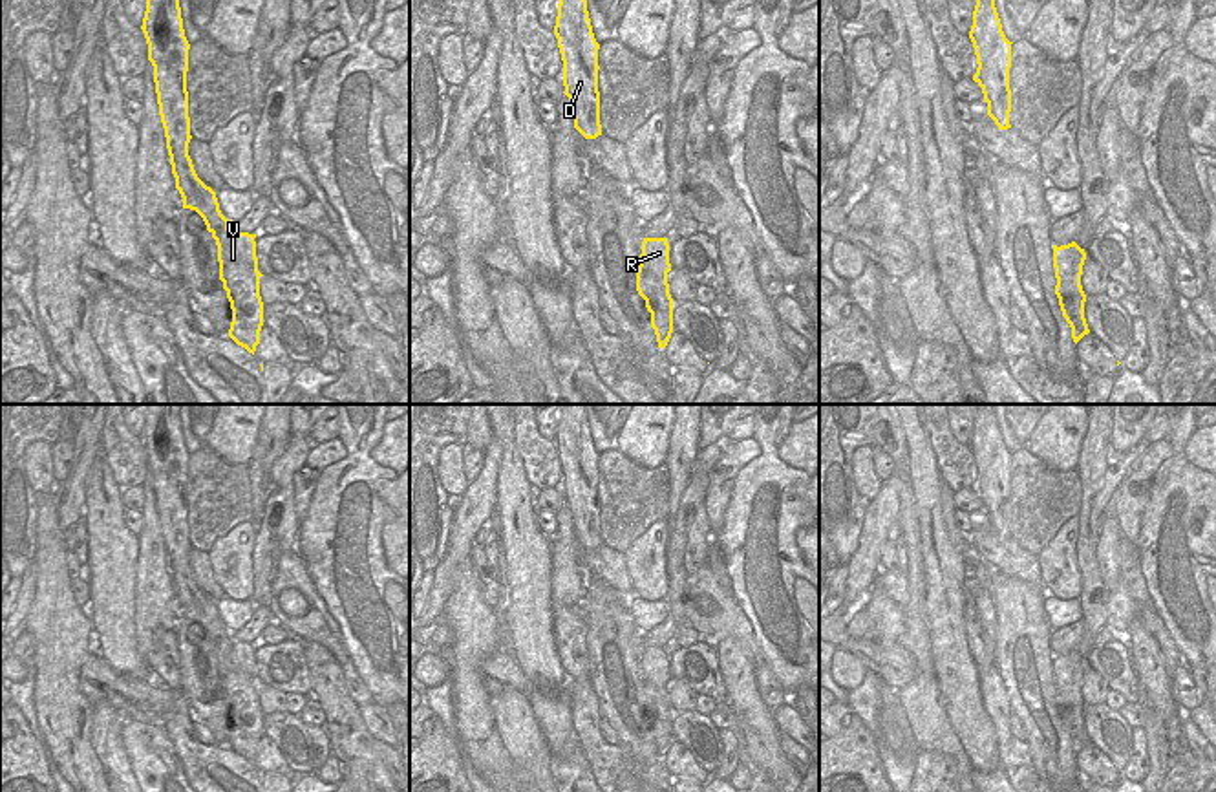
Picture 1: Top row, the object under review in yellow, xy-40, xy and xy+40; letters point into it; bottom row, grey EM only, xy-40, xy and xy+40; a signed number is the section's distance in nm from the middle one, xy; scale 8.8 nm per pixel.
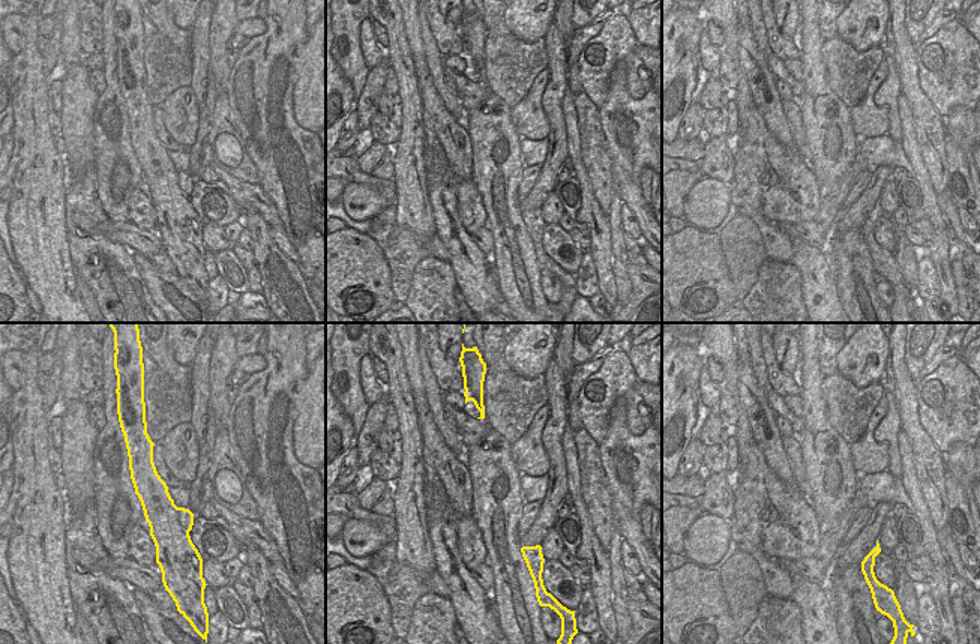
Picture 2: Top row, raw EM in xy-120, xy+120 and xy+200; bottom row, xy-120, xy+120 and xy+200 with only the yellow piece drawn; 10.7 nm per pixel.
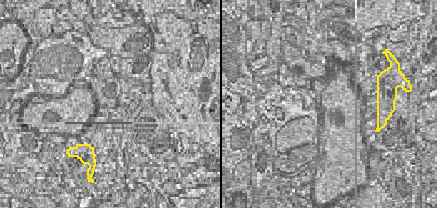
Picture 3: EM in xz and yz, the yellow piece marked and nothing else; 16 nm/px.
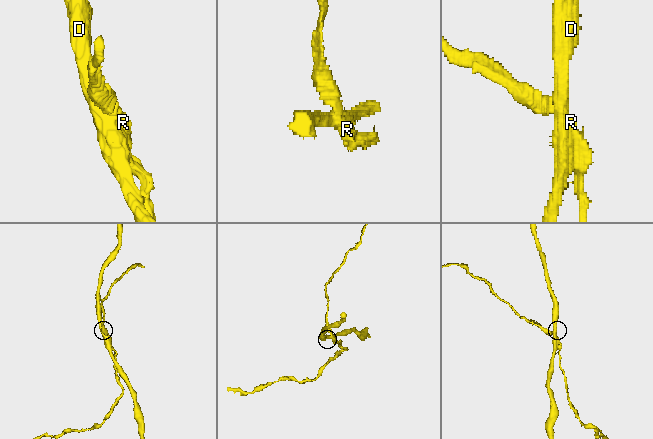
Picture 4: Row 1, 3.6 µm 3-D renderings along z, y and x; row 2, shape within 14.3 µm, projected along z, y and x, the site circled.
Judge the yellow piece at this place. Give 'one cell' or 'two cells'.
two cells

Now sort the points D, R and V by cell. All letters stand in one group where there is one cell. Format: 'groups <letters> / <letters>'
groups D V / R

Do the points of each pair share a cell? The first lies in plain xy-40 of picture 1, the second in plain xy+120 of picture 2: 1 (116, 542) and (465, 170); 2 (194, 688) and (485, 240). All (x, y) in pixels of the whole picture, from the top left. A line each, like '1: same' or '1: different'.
1: different
2: different

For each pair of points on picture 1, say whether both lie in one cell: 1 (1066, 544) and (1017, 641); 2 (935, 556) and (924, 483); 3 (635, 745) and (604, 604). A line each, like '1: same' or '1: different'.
1: different
2: same
3: same

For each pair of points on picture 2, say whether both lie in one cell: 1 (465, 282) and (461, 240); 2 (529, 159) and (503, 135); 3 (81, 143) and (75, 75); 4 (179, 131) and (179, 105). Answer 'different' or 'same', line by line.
1: same
2: different
3: same
4: same

